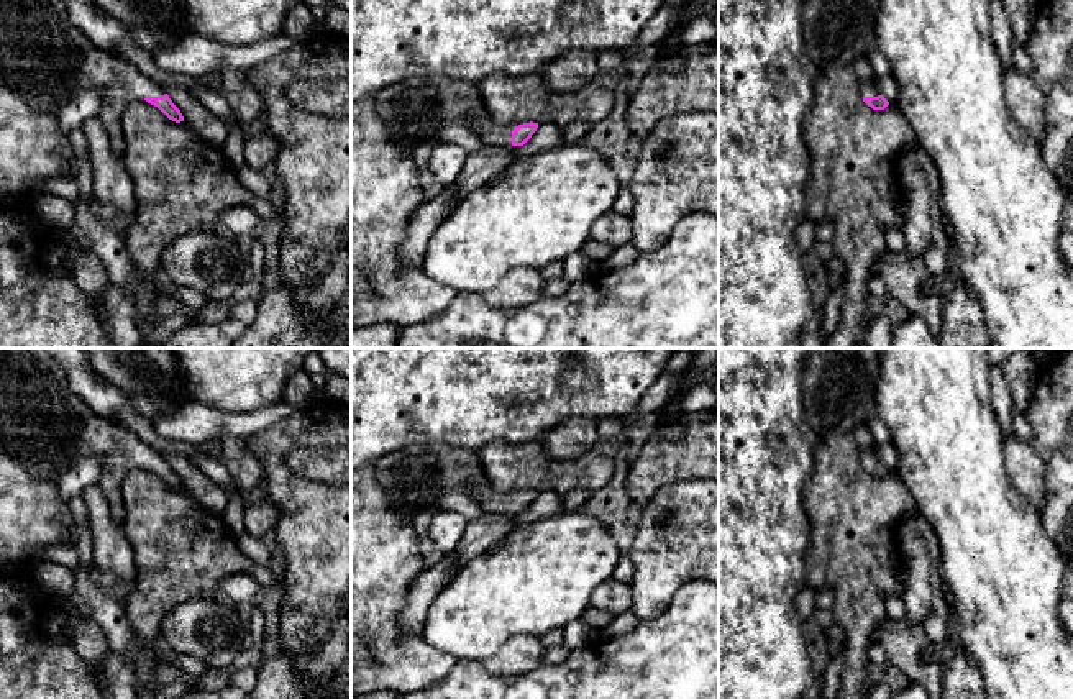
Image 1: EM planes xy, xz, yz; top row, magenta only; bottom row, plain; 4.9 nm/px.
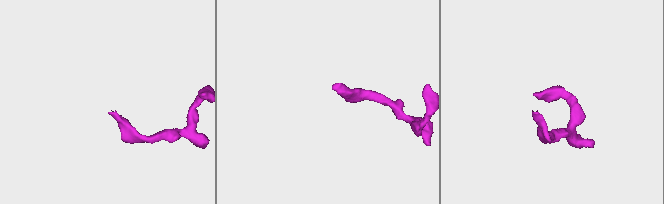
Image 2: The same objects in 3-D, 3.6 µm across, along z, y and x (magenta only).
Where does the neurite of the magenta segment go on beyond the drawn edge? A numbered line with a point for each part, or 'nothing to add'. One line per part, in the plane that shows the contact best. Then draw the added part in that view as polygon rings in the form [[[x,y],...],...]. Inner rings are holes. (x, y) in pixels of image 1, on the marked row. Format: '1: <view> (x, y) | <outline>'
1: xz (412, 110) | [[[412,77],[384,87],[374,98],[392,141],[410,149],[435,143],[435,133],[453,121],[466,125],[486,148],[512,146],[512,131],[518,126],[495,125],[477,84],[451,77]]]

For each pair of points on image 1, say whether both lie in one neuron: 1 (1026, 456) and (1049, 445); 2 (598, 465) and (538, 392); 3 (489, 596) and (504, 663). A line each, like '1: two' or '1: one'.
1: two
2: two
3: two

